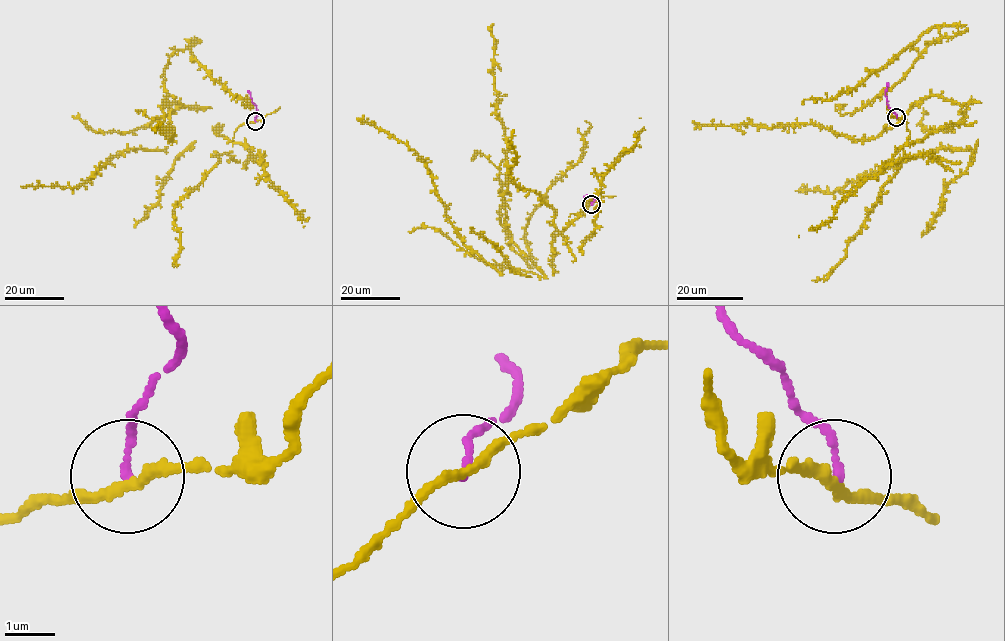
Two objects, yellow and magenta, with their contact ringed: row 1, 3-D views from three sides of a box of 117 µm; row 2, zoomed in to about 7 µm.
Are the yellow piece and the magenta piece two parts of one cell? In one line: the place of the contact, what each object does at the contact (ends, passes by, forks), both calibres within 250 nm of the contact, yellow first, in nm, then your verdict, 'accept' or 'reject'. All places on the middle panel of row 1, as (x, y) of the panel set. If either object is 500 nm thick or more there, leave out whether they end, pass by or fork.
(591, 204) | yellow passes by | magenta ends | 200/150 nm | reject

